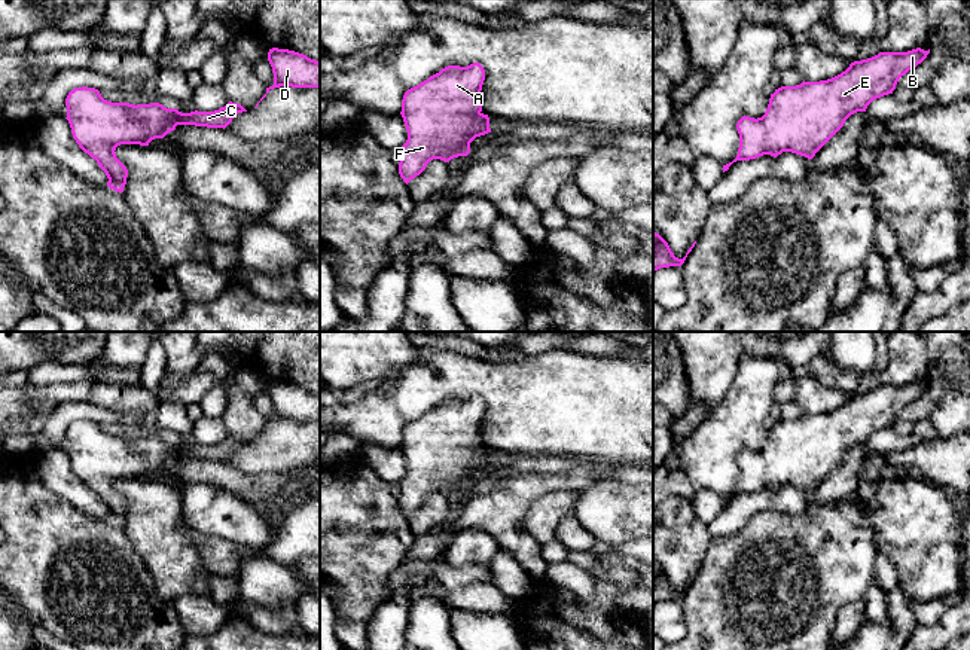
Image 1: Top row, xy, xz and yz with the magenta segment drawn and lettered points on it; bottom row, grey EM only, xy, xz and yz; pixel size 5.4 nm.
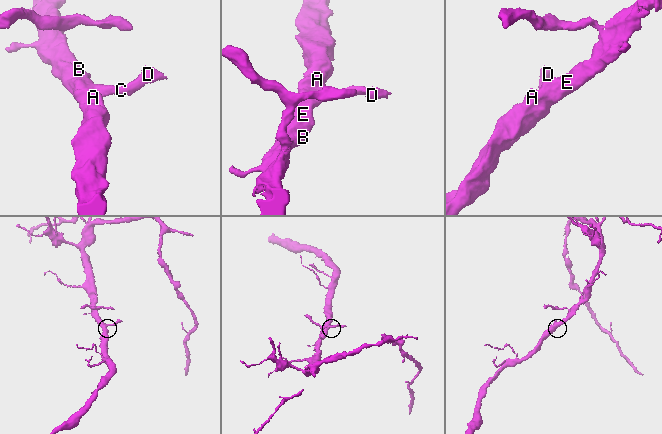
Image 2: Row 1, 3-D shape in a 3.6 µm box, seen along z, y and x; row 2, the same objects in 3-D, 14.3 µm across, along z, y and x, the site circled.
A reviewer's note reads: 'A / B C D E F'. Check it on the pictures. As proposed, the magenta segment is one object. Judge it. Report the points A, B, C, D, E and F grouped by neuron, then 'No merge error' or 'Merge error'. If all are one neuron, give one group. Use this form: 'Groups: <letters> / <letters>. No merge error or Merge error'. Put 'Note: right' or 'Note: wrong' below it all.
Groups: A B C D E F. No merge error
Note: wrong

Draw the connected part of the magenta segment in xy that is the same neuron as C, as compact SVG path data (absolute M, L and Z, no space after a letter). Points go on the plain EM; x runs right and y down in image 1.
M74 421L65 431L67 454L79 480L97 494L106 506L107 519L123 525L128 503L116 491L121 477L149 479L155 472L164 472L177 458L226 461L232 452L247 445L241 437L229 434L214 445L182 446L159 436L129 437L112 436L95 421Z

